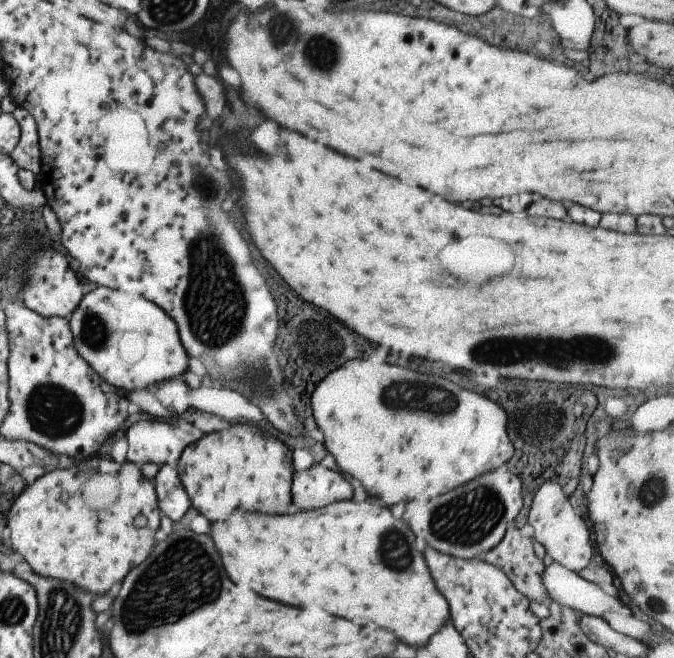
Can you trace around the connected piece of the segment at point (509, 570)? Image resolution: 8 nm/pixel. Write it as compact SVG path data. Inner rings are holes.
M514 524L508 527L502 540L498 544L494 545L494 548L490 548L486 552L483 560L497 566L512 582L512 586L522 594L526 596L529 602L544 603L550 601L548 592L542 584L542 574L544 574L545 568L542 559L536 554L534 550L536 540L533 537L526 537L520 534L519 528Z

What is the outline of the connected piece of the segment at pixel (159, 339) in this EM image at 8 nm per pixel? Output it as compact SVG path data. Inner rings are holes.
M98 286L83 295L69 321L76 352L97 376L118 389L146 390L188 370L188 354L180 342L178 326L146 297Z

